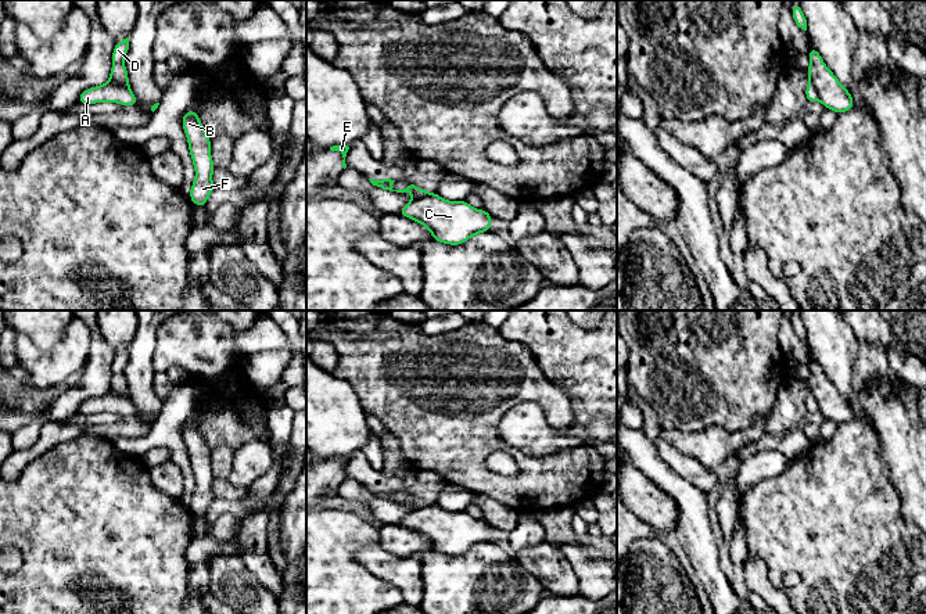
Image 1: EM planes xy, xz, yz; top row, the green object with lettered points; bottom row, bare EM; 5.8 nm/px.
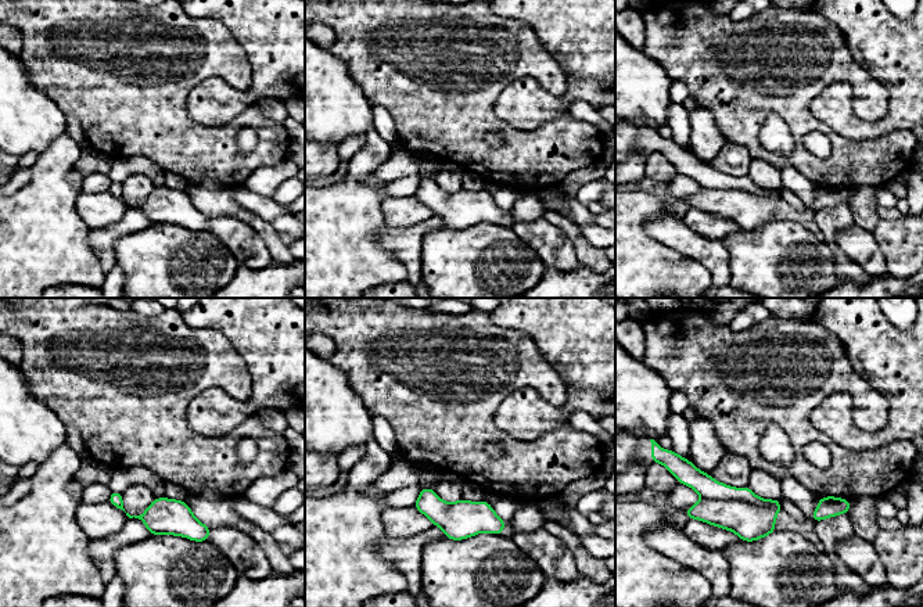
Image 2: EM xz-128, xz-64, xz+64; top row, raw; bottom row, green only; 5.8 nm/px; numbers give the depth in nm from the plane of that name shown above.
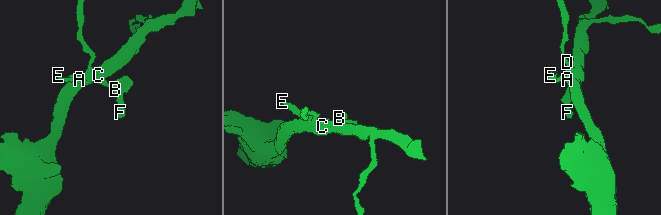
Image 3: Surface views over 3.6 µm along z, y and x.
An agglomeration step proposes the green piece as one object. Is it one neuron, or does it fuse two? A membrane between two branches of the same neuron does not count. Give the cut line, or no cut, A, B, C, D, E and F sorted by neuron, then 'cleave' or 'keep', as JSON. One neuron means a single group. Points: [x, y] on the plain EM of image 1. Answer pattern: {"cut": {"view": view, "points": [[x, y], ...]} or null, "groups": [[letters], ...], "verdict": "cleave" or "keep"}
{"cut": {"view": "xz", "points": [[435, 503], [413, 510]]}, "groups": [["A", "B", "E", "F"], ["C", "D"]], "verdict": "cleave"}

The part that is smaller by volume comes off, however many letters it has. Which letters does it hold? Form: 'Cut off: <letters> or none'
Cut off: A, B, E, F

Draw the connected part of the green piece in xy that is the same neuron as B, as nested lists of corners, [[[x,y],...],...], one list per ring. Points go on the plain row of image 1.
[[[195,420],[186,421],[182,435],[189,452],[195,489],[190,499],[190,510],[194,516],[204,518],[211,503],[216,499],[212,492],[215,474],[211,467],[211,449],[198,430]]]

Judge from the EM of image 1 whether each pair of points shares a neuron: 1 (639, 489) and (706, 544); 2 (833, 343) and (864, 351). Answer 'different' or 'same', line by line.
1: different
2: different

